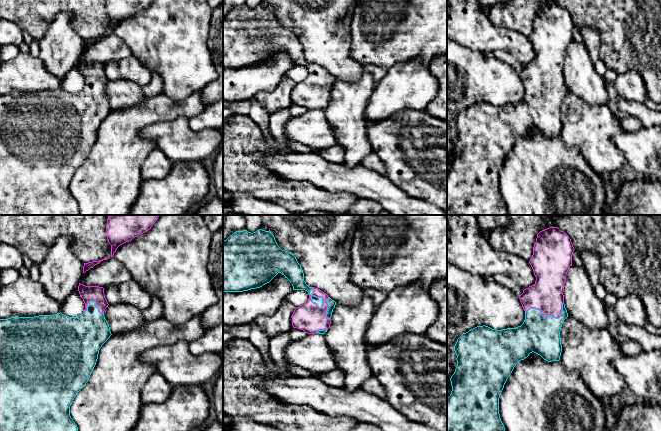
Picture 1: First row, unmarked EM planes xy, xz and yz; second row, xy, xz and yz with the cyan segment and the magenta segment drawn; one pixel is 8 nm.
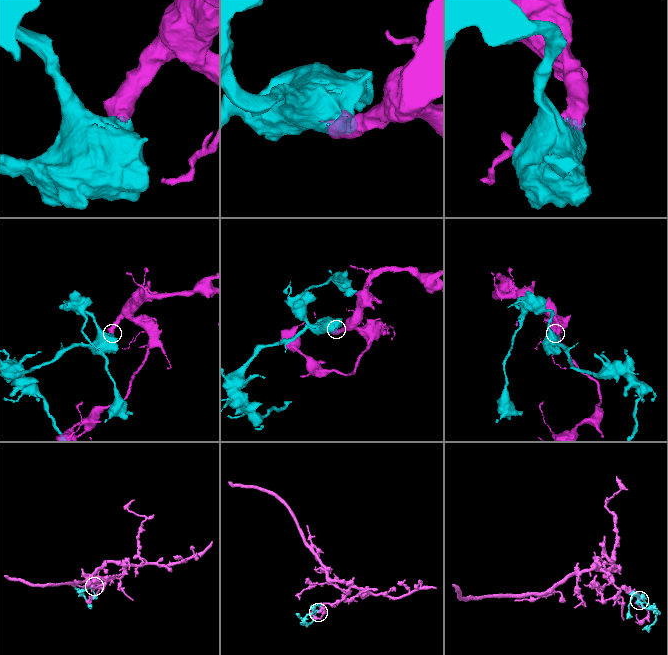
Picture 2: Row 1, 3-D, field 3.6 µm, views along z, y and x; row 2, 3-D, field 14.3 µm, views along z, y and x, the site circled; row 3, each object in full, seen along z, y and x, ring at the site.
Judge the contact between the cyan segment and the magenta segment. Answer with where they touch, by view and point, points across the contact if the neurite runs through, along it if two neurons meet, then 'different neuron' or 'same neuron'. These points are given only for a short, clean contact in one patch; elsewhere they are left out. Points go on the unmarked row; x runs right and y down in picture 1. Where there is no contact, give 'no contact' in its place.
yz (548, 91) | same neuron

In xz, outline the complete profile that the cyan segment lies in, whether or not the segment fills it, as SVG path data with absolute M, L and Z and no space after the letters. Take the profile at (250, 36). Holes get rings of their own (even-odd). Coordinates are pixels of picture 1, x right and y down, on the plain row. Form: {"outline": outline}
{"outline": "M236 7L223 17L223 68L260 64L278 49L290 57L293 66L305 66L309 70L308 76L292 90L293 104L308 110L327 108L336 78L320 65L306 60L294 30L282 26L271 8Z"}

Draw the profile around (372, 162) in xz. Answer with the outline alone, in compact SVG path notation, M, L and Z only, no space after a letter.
M371 152L362 160L362 165L372 171L375 171L383 176L387 176L385 165L381 159Z

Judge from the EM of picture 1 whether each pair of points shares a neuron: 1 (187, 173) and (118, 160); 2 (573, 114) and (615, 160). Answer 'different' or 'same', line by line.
1: different
2: same

